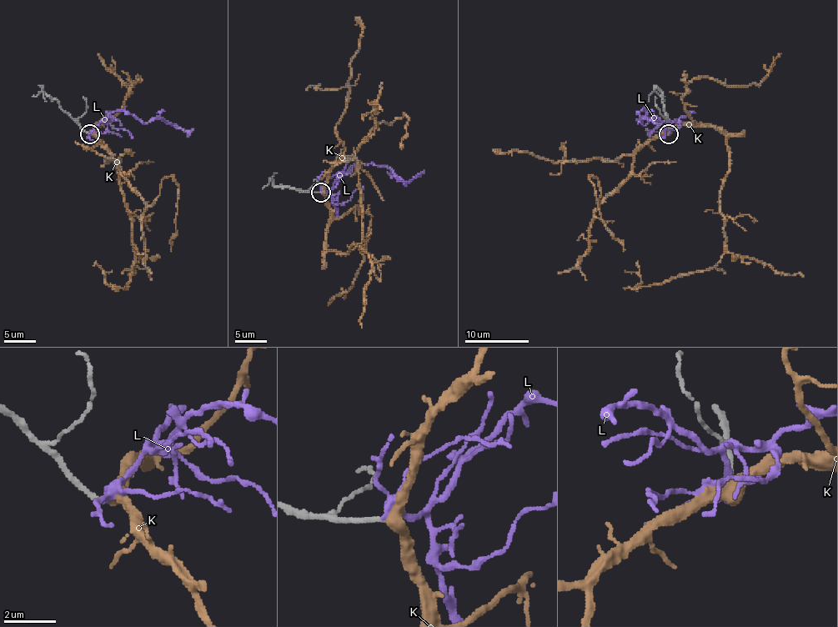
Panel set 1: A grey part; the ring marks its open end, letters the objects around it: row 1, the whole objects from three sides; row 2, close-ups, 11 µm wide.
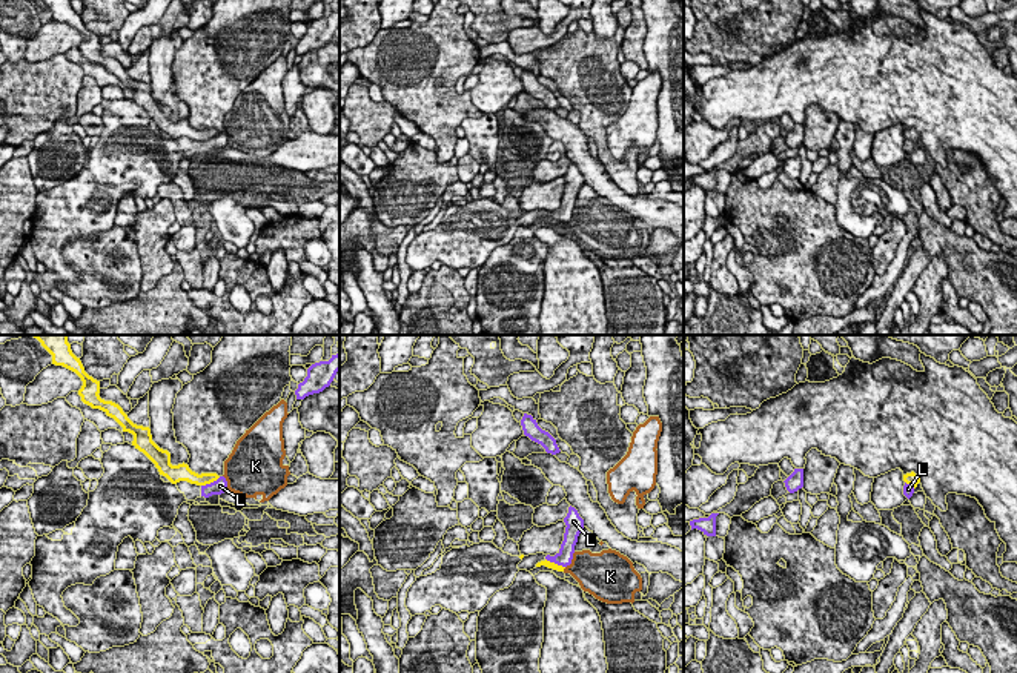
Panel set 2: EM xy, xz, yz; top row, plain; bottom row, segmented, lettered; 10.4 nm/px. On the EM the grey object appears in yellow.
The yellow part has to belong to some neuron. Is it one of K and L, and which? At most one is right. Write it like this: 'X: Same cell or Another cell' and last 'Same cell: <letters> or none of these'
K: Same cell
L: Another cell
Same cell: K

